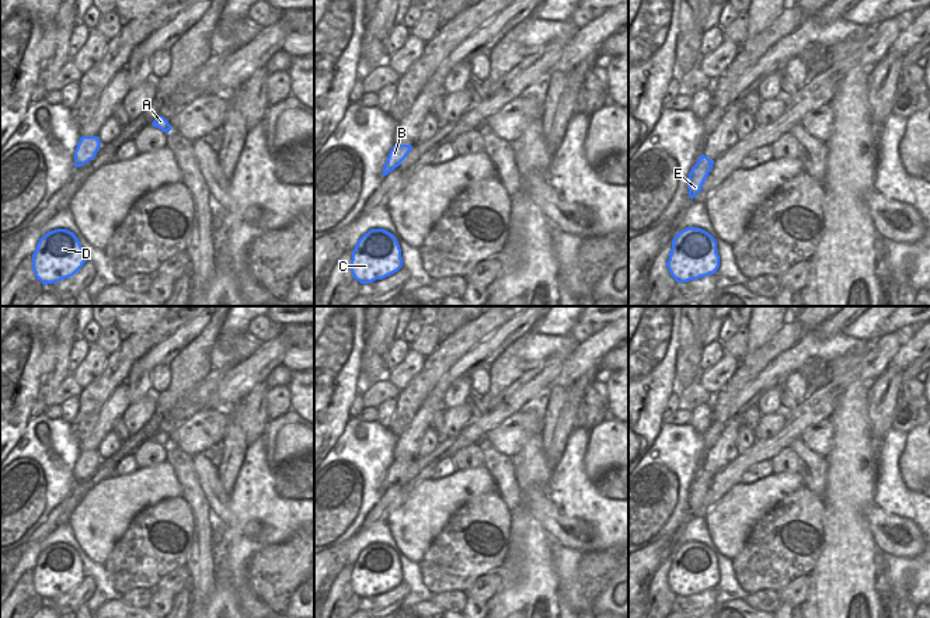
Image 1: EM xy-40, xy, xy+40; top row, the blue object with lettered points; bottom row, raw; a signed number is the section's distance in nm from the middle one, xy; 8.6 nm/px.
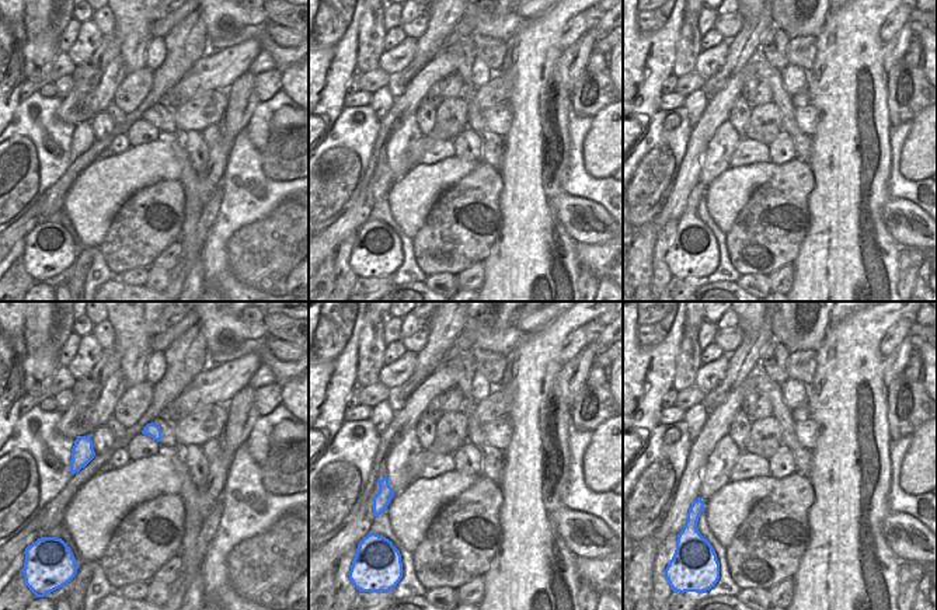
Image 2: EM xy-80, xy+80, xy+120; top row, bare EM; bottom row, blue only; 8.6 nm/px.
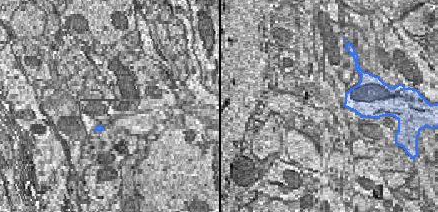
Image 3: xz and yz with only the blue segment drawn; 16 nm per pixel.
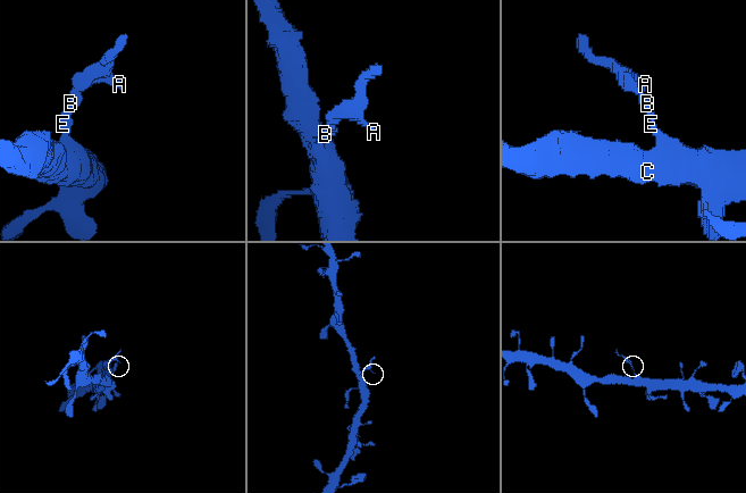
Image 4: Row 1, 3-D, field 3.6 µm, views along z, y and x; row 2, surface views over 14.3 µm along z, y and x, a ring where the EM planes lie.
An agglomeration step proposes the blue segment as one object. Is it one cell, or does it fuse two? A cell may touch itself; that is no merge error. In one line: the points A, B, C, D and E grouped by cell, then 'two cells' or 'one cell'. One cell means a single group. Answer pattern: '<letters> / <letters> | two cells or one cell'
A B / C D E | two cells

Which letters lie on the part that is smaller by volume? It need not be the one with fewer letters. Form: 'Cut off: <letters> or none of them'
Cut off: A, B

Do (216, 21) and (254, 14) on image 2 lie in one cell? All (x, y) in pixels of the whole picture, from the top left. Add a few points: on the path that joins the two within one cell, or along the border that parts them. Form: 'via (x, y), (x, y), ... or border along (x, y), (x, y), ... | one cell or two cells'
via (226, 17), (244, 14) | one cell

